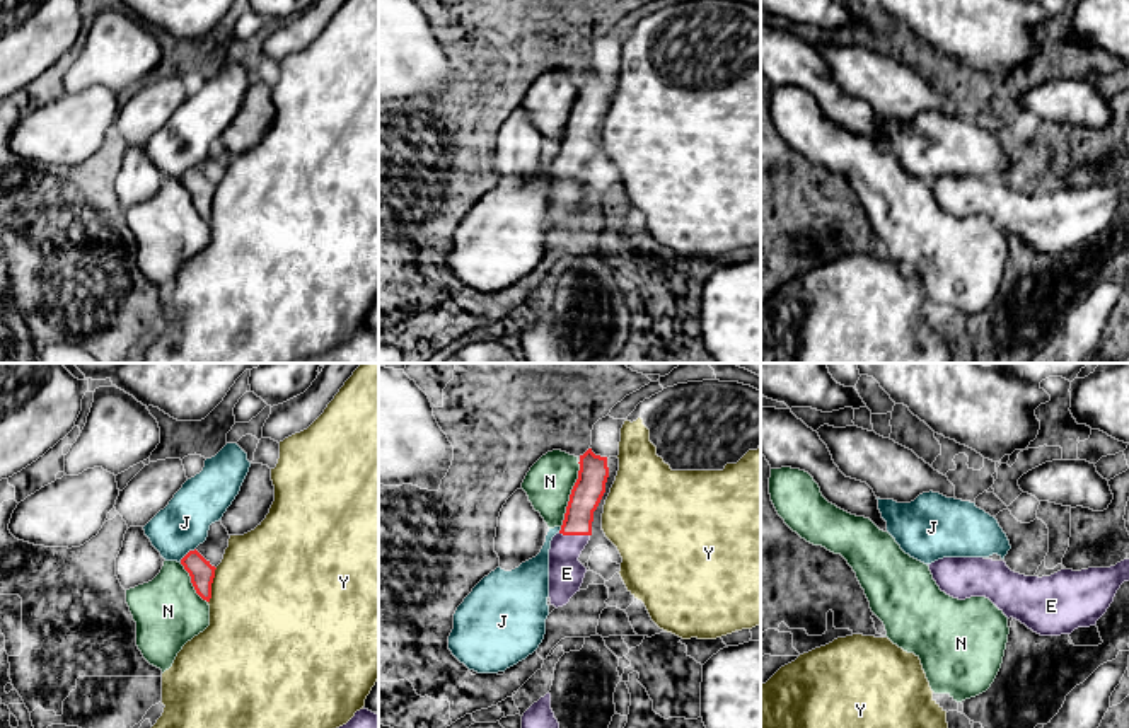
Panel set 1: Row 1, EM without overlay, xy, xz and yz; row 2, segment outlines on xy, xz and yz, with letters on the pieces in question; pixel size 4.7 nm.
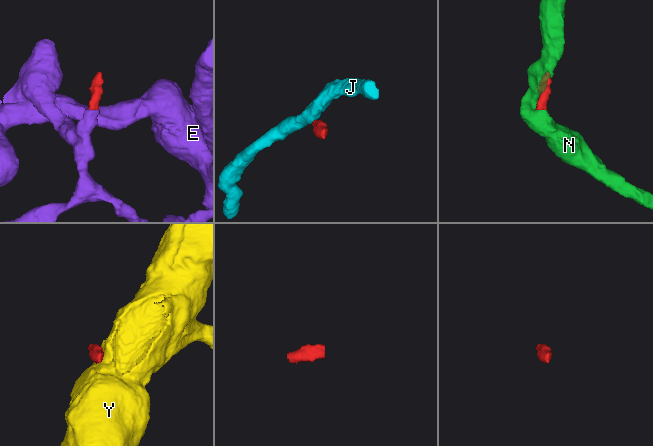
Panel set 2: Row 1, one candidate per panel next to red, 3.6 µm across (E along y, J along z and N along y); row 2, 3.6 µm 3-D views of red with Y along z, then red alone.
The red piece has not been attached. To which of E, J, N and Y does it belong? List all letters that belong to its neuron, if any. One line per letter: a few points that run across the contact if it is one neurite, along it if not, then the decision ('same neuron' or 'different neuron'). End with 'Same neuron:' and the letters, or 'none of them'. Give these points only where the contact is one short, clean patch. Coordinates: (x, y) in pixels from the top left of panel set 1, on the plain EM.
E: same neuron
J: xy (195, 166), (179, 179) | different neuron
N: xz (578, 80), (578, 96), (560, 144) | different neuron
Y: different neuron
Same neuron: E

